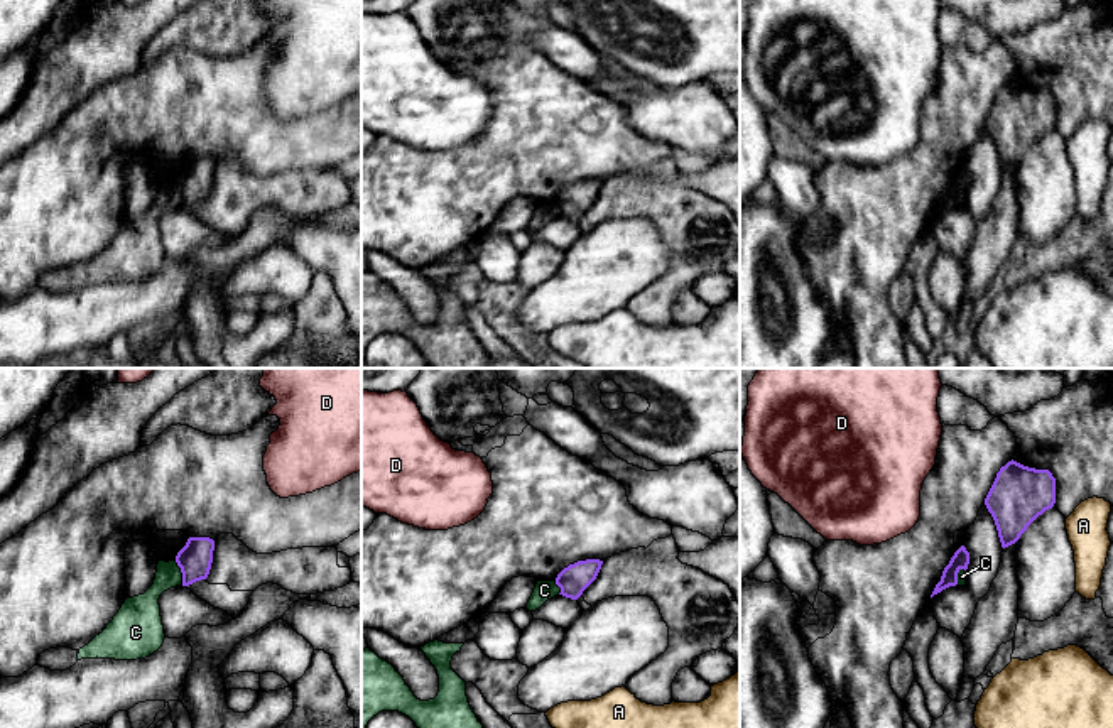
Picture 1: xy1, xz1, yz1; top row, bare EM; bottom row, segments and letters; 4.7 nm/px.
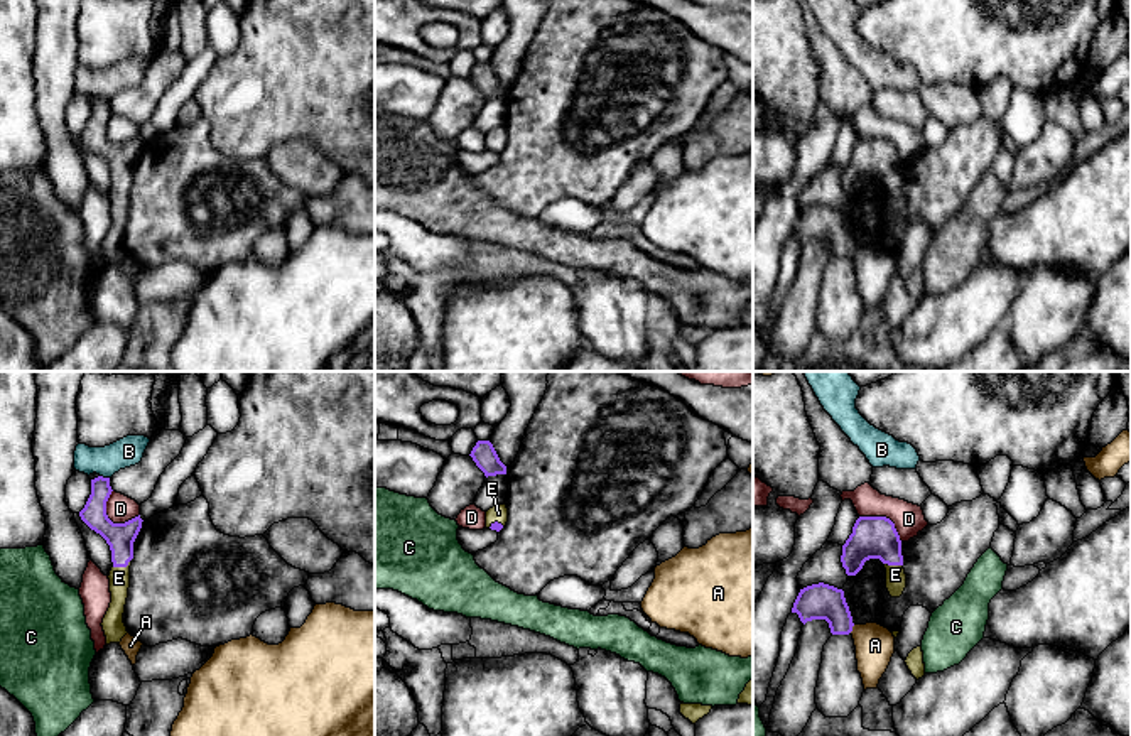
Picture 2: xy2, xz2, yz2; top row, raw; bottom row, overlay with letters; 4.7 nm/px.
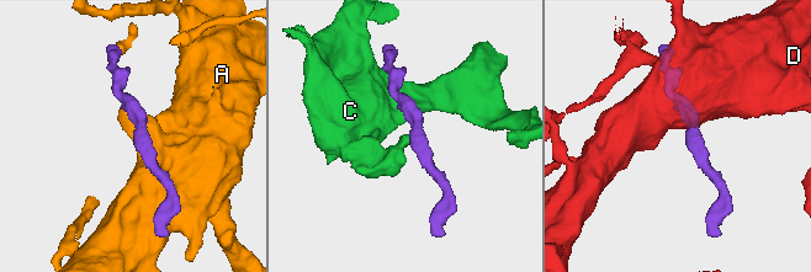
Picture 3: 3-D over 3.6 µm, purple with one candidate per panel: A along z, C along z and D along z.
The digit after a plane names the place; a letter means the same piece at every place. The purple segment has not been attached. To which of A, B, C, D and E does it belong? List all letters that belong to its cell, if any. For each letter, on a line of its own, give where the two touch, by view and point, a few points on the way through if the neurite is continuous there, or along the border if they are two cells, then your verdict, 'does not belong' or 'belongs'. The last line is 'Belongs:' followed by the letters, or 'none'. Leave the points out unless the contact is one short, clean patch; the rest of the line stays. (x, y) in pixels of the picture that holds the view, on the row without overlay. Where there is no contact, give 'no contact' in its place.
A: yz2 (851, 250) | along yz2 (855, 247), (849, 254) | does not belong
B: xy2 (105, 100) | along xy2 (100, 97), (108, 100) | does not belong
C: xy1 (181, 193) | along xy1 (174, 183), (183, 206) | does not belong
D: xy2 (108, 140) | does not belong
E: xy2 (122, 188) | across xy2 (120, 159), (122, 188), (119, 200) | belongs
Belongs: E

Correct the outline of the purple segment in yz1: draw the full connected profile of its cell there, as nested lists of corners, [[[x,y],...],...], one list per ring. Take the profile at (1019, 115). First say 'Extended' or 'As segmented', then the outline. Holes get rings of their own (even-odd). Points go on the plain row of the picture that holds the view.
As segmented. [[[1013,81],[1000,90],[985,120],[1003,171],[1015,166],[1027,149],[1054,125],[1056,100],[1052,95]]]

